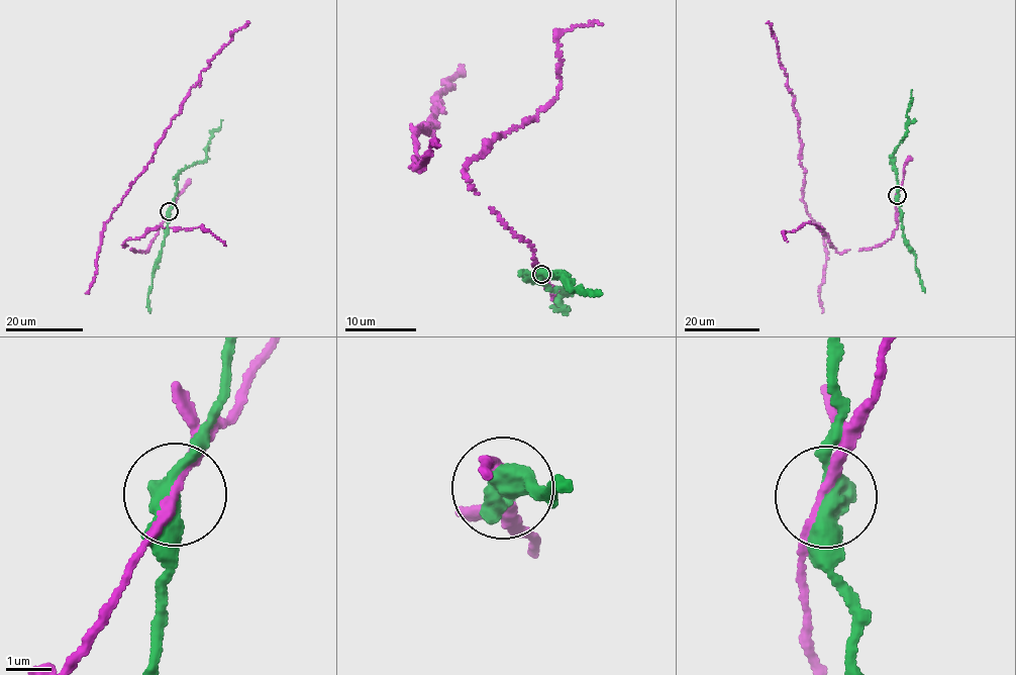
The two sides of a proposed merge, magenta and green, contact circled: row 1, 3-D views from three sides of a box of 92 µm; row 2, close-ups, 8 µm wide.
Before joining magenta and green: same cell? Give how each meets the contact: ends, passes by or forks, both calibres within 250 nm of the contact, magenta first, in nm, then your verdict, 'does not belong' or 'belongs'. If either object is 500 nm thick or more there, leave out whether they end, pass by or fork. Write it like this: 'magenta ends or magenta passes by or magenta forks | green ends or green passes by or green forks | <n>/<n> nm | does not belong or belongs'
magenta passes by | green passes by | 190/440 nm | does not belong

